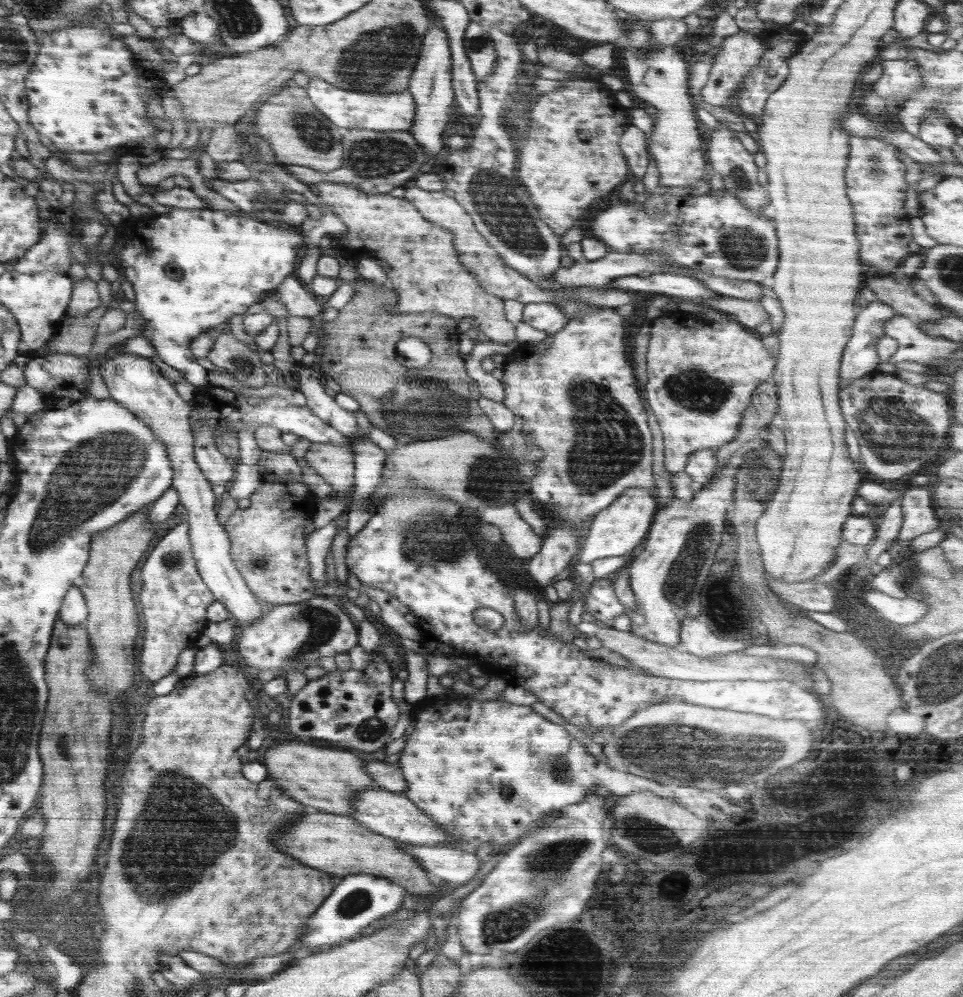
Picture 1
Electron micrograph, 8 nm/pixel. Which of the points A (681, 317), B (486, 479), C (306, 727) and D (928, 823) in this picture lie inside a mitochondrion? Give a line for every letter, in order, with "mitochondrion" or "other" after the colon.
A: other
B: mitochondrion
C: other
D: other

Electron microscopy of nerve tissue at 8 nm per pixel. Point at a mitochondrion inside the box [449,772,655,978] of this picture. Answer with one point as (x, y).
(506, 924)

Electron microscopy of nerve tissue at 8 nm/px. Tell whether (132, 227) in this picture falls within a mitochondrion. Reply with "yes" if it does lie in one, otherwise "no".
no

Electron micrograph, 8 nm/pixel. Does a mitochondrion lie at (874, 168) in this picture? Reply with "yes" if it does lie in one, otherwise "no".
yes

